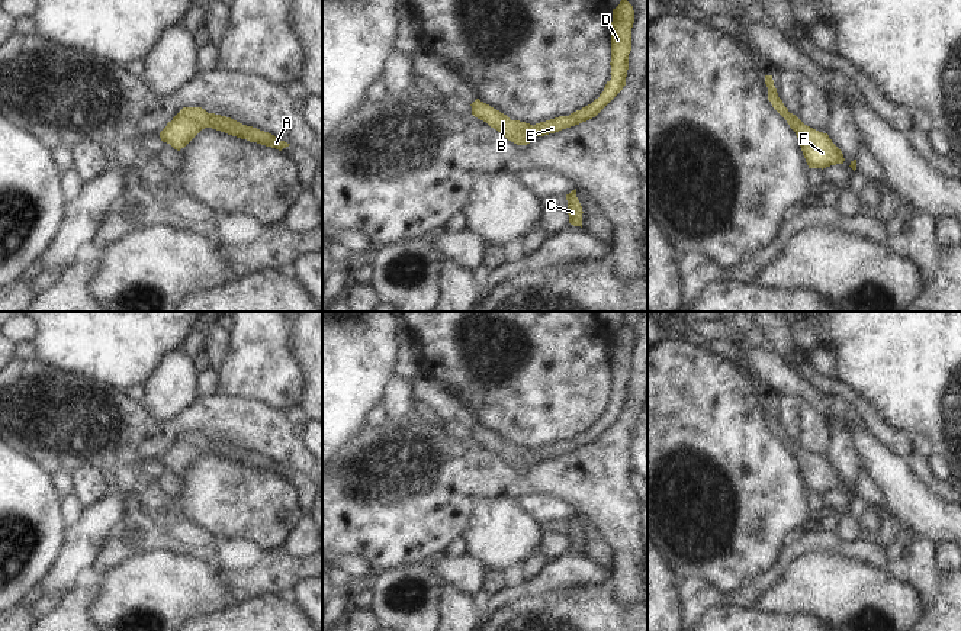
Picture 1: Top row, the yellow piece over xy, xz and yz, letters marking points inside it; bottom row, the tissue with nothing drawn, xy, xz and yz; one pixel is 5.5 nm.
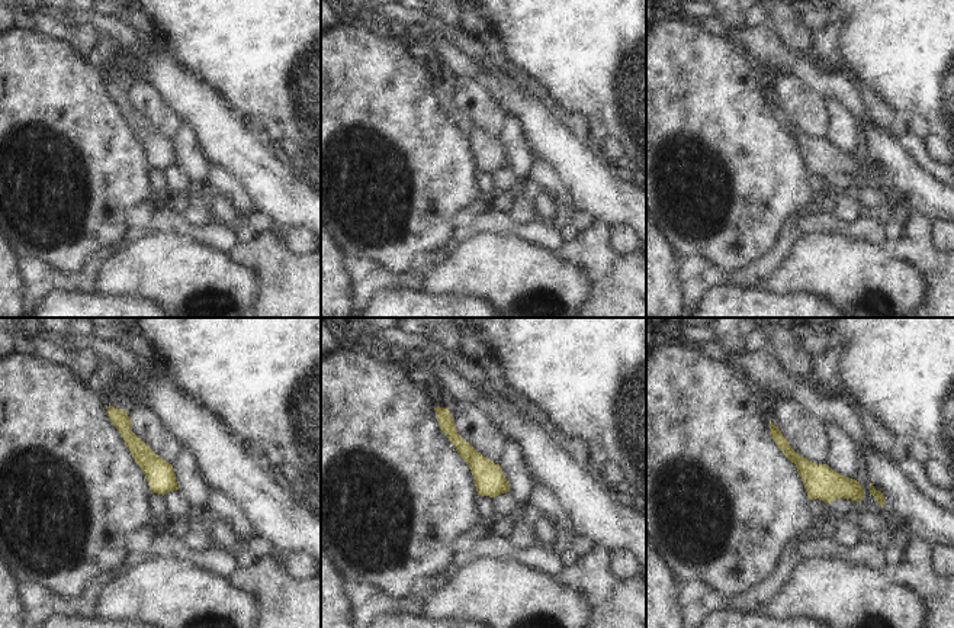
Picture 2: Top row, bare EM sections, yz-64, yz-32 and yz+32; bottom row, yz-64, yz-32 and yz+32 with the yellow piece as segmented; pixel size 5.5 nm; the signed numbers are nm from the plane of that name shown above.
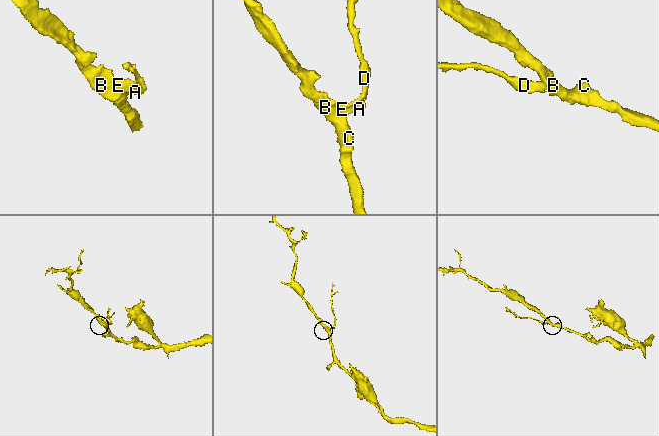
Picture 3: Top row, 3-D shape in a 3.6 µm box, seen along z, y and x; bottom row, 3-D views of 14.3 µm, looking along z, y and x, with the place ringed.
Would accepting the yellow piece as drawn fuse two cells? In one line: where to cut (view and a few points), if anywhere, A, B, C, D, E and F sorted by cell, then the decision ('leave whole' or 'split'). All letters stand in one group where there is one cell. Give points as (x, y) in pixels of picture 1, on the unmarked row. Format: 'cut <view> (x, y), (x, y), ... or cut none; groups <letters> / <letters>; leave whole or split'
cut none; groups A B C D E F; leave whole

